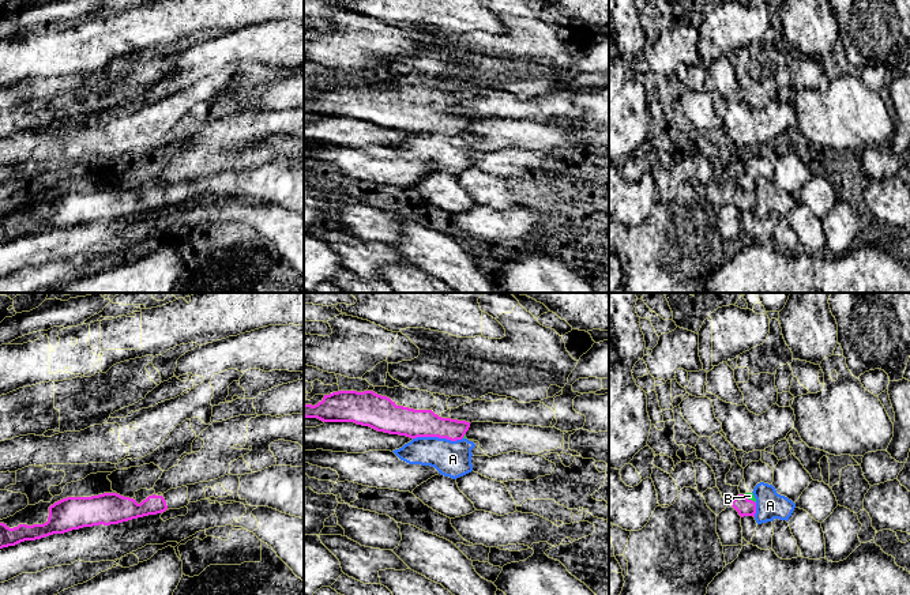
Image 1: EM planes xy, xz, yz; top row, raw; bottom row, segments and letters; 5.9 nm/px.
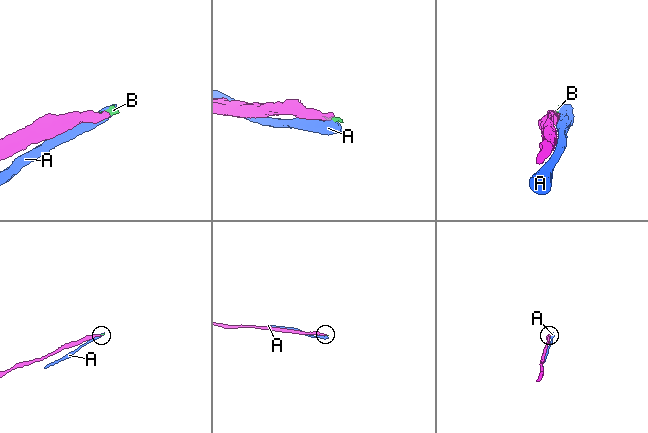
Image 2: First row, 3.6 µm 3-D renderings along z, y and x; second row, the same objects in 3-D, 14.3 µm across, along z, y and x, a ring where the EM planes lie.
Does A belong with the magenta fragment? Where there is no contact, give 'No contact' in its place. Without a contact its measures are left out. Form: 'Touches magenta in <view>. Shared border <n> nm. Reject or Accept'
Touches magenta in xz. Shared border 300 nm. Reject

